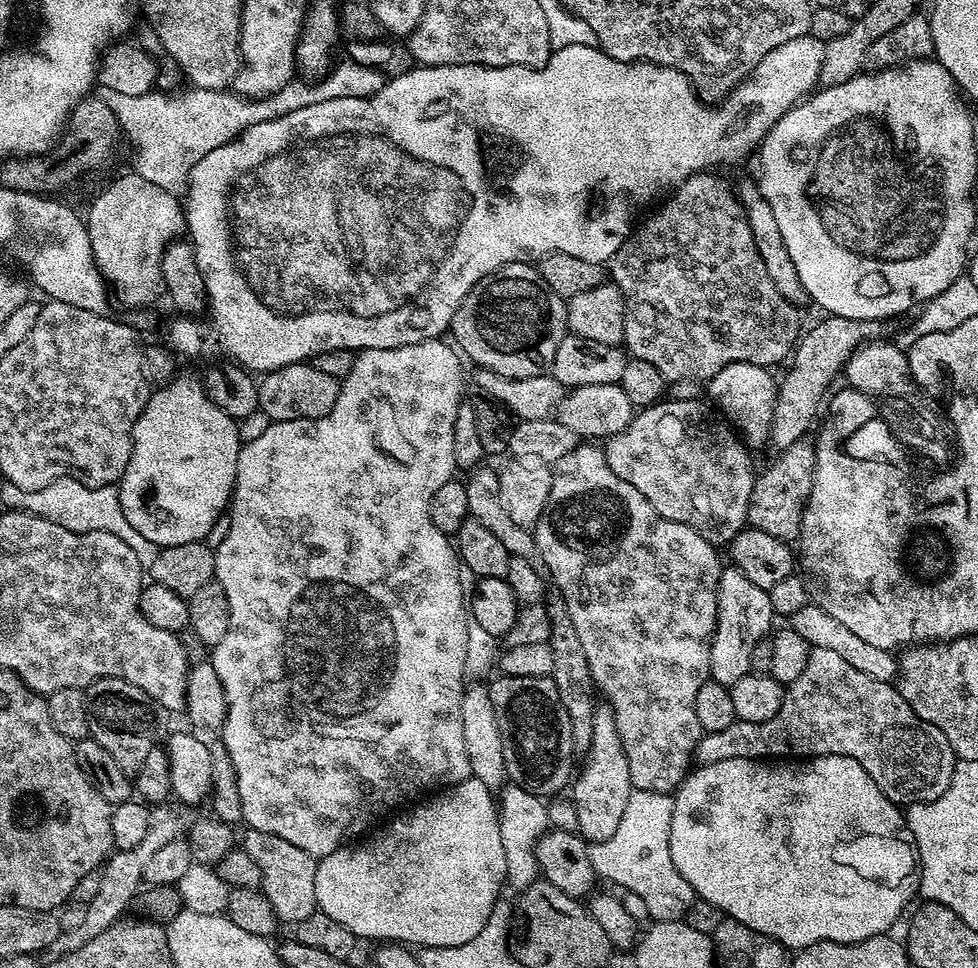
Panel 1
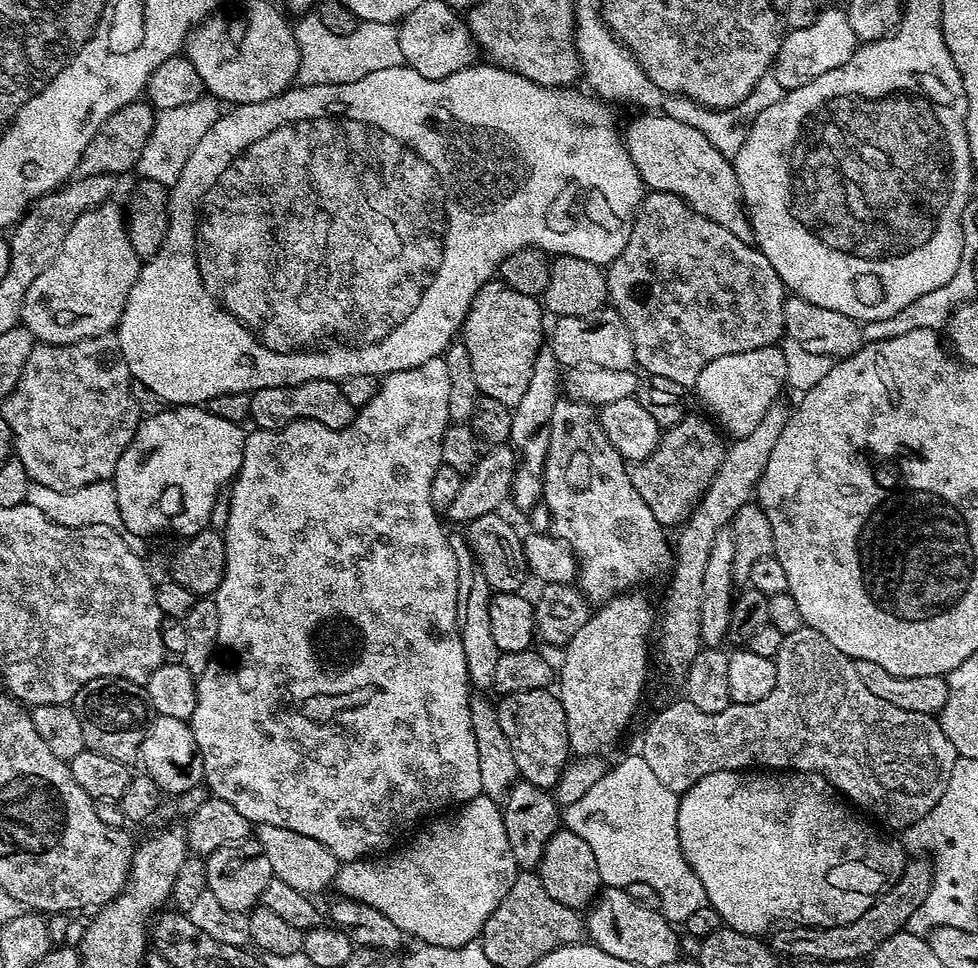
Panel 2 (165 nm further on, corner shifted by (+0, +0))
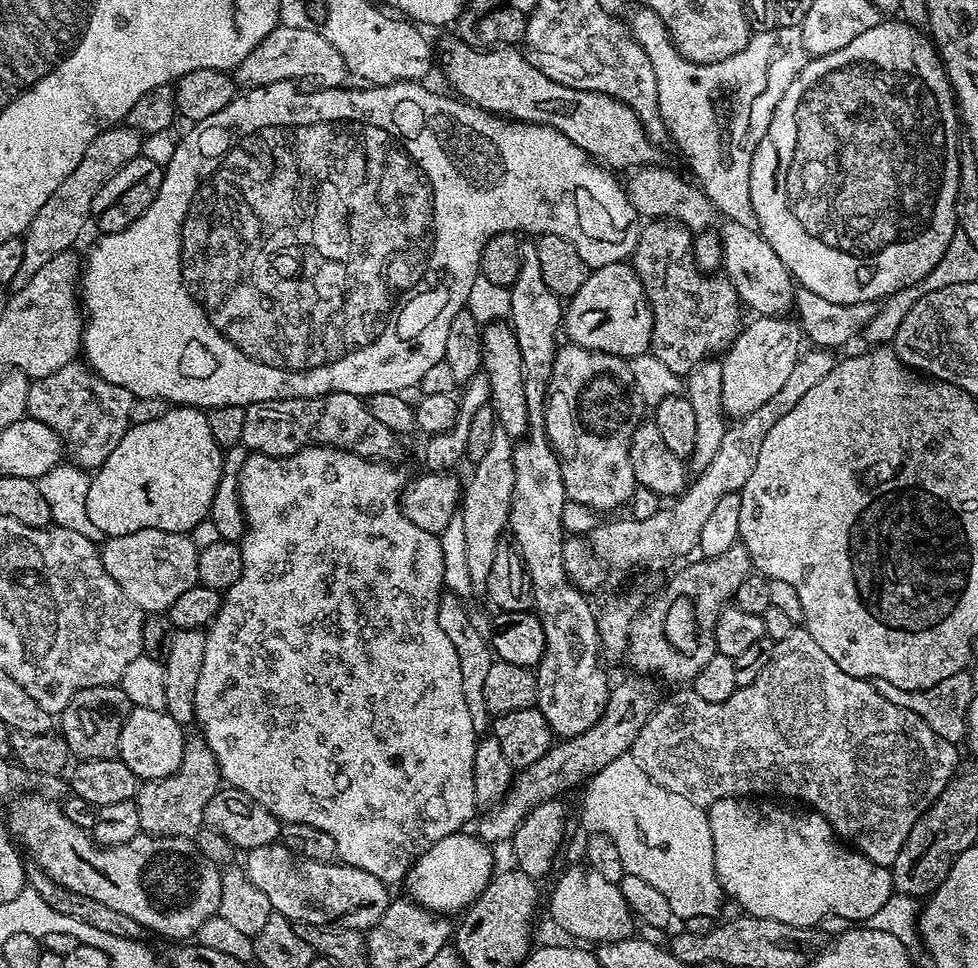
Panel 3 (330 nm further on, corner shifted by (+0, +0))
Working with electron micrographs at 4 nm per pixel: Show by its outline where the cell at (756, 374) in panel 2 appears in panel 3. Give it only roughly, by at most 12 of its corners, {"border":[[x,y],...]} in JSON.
{"border":[[755,317],[725,351],[722,402],[743,418],[778,394],[804,340]]}

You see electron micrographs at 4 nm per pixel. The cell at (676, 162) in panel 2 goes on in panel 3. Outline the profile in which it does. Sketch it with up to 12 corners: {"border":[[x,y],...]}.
{"border":[[453,38],[457,97],[545,124],[609,169],[657,163],[621,100],[546,78],[519,47]]}

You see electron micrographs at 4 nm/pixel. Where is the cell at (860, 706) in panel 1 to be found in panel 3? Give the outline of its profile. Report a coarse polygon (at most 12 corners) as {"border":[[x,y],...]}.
{"border":[[803,626],[630,754],[707,810],[801,800],[891,866],[957,745]]}

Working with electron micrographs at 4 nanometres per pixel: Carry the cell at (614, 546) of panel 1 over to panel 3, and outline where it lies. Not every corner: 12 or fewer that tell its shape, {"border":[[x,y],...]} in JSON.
{"border":[[557,347],[544,429],[571,503],[638,485],[625,357]]}

